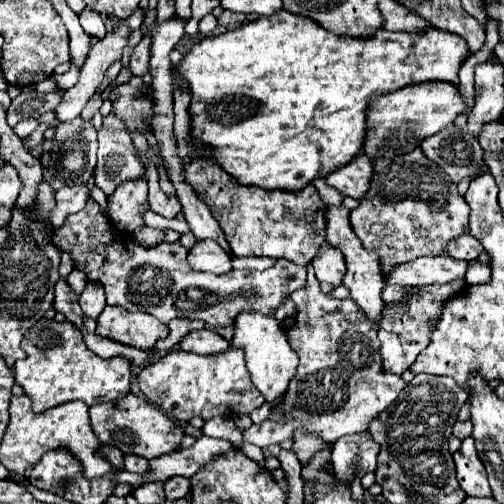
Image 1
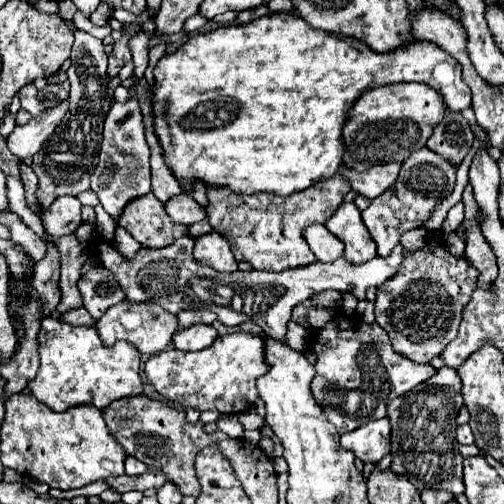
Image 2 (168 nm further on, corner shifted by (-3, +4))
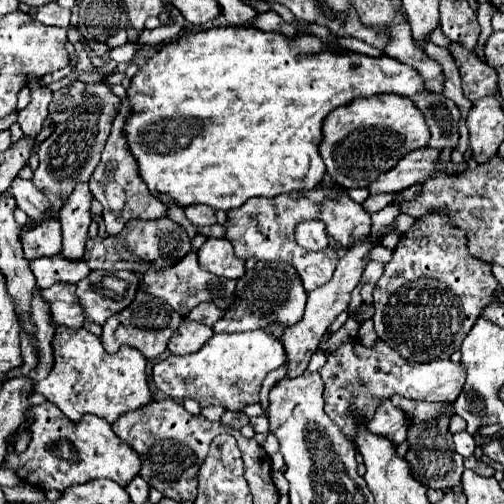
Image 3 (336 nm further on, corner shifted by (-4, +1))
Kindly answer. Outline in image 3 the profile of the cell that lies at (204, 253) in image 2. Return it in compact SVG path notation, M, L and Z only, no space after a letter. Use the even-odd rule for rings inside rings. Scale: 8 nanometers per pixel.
M208 238L198 252L198 262L202 270L208 270L216 276L232 280L244 276L244 260L234 254L234 248L226 238Z

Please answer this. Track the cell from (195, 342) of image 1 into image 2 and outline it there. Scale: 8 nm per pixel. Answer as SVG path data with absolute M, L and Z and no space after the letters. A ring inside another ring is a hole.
M193 325L189 329L183 329L173 335L175 349L181 351L201 351L205 347L211 347L217 339L217 329L213 325Z

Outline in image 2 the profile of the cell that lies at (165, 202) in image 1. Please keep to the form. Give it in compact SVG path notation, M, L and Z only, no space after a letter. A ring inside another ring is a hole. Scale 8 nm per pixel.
M181 193L181 195L175 195L171 197L169 201L163 203L167 215L175 221L175 223L181 223L181 225L193 225L193 223L199 223L207 217L205 209L187 193Z

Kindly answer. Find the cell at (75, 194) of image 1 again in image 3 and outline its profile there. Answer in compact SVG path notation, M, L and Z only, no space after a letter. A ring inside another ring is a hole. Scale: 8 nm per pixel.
M50 220L22 236L24 258L32 262L40 256L56 256L62 250L62 230L58 220Z

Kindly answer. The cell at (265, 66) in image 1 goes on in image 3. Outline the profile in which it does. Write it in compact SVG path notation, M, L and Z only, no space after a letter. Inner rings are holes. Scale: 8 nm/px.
M254 26L210 28L166 44L136 72L126 90L130 116L124 122L124 136L130 154L138 162L140 178L166 206L208 204L214 210L228 212L254 196L272 198L284 192L312 190L326 172L318 144L322 140L322 122L330 110L360 96L386 92L412 96L418 90L424 90L418 72L390 56L306 54L296 48L296 40L276 32L262 32Z

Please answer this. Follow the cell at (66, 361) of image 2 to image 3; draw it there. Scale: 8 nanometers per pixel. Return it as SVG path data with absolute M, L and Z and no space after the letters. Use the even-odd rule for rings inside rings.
M56 328L52 348L54 368L34 390L54 402L70 422L78 424L84 414L94 414L114 424L122 414L152 402L146 380L146 358L138 350L126 346L116 354L108 354L100 338L86 332L86 328Z

